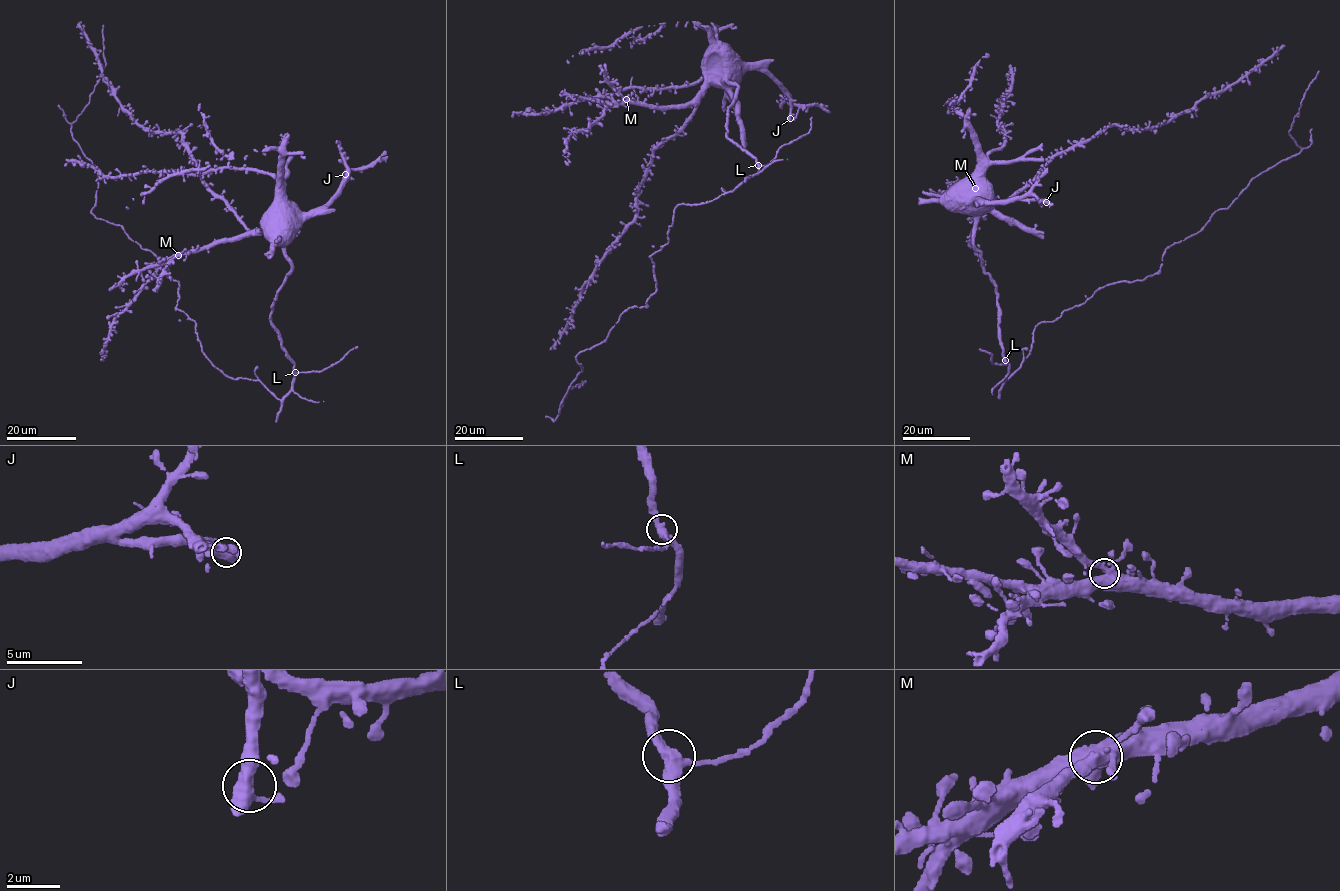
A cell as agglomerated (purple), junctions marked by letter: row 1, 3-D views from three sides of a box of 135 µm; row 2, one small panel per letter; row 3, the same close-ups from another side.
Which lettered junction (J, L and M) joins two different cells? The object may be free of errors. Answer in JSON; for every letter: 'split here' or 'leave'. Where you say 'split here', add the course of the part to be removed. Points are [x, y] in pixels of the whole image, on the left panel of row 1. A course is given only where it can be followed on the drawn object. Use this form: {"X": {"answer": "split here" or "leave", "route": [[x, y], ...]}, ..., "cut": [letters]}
{"J": {"answer": "leave"}, "L": {"answer": "leave"}, "M": {"answer": "leave"}, "cut": []}

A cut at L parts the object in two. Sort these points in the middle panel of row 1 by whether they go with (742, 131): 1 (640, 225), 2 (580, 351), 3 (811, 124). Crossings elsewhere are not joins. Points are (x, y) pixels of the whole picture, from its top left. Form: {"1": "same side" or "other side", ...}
{"1": "same side", "2": "other side", "3": "other side"}

